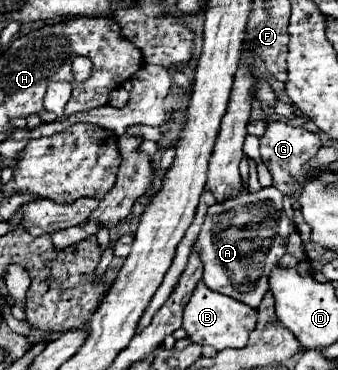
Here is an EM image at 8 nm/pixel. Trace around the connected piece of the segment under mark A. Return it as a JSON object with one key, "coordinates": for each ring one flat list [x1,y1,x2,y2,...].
{"coordinates":[[262,187,256,193,244,189,236,199,210,205,202,231,192,245,192,251,200,255,204,265,202,281,212,291,256,309,268,289,270,271,286,253,286,241,294,231,294,223,290,219,286,223,282,193,276,187]]}

